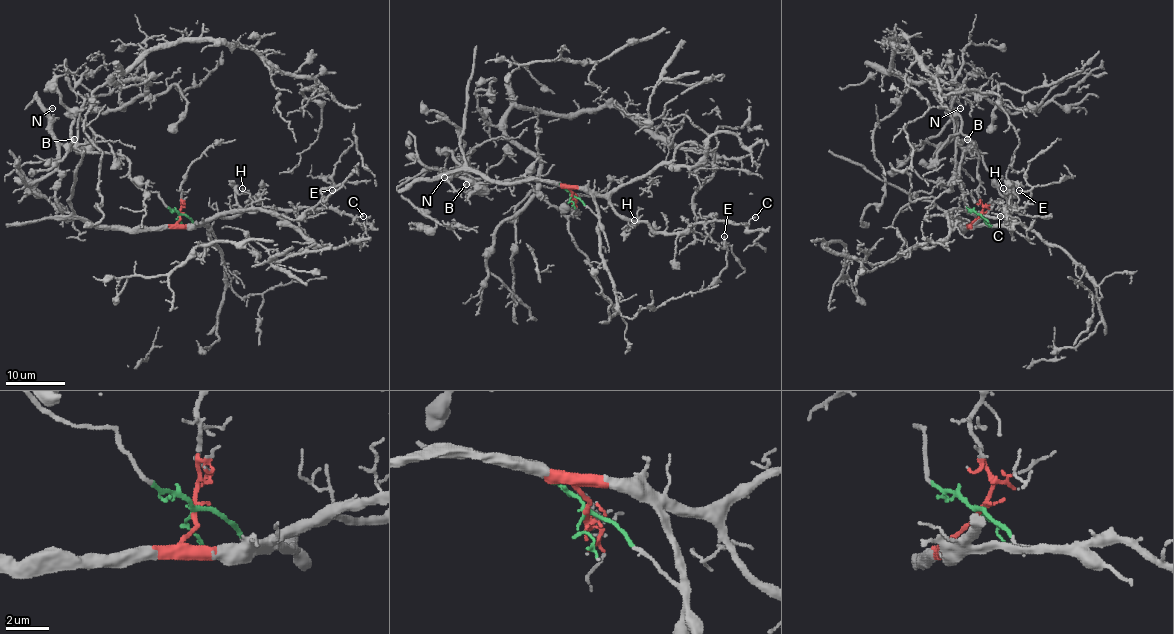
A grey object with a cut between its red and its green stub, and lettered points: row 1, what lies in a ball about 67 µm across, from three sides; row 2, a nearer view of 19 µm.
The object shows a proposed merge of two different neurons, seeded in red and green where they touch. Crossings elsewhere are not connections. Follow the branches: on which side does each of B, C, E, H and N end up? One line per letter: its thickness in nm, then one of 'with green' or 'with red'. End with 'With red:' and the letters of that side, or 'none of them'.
B: 110 nm | with green
C: 120 nm | with red
E: 110 nm | with red
H: 130 nm | with red
N: 110 nm | with green
With red: C, E, H

